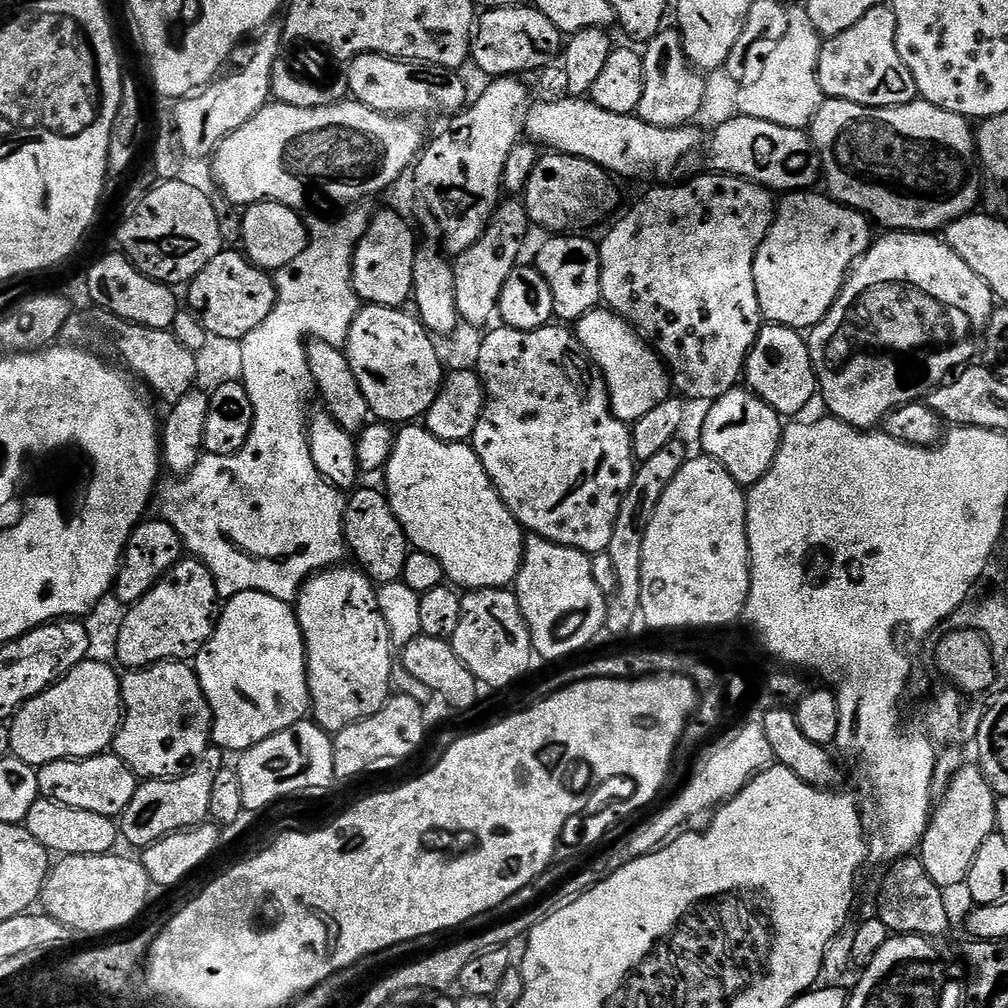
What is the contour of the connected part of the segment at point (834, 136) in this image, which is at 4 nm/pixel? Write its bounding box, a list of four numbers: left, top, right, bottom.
[810,98,982,234]

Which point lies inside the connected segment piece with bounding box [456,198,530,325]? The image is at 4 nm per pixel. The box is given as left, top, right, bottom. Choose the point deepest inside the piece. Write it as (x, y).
(479, 282)

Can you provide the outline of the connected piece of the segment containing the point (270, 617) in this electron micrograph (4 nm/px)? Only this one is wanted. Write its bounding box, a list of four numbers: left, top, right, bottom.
[194,592,309,754]

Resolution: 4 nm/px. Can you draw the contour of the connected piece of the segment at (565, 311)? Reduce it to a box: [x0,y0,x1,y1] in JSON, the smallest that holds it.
[534,234,602,322]

